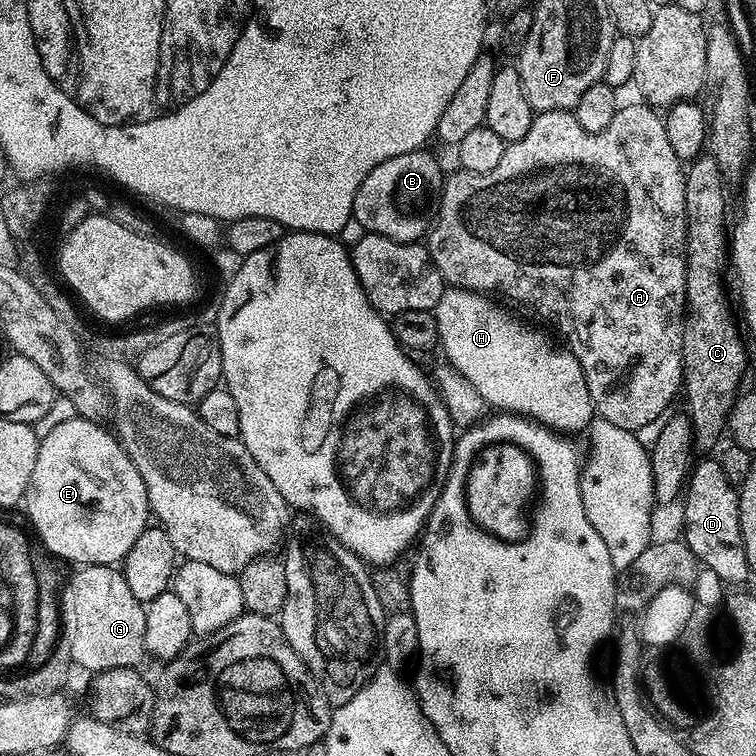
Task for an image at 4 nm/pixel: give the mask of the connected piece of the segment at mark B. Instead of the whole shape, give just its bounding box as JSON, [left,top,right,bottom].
[352,150,445,244]

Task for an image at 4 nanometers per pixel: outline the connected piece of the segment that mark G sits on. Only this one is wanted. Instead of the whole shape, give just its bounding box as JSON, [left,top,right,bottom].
[60,564,146,674]

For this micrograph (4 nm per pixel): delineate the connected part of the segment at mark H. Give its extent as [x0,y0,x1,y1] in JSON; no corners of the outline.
[434,287,594,433]

